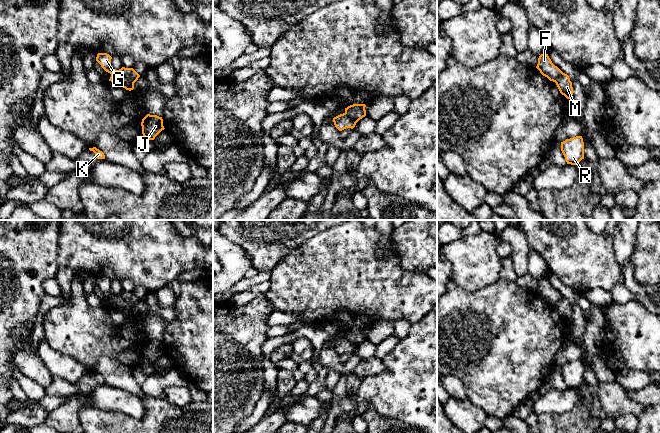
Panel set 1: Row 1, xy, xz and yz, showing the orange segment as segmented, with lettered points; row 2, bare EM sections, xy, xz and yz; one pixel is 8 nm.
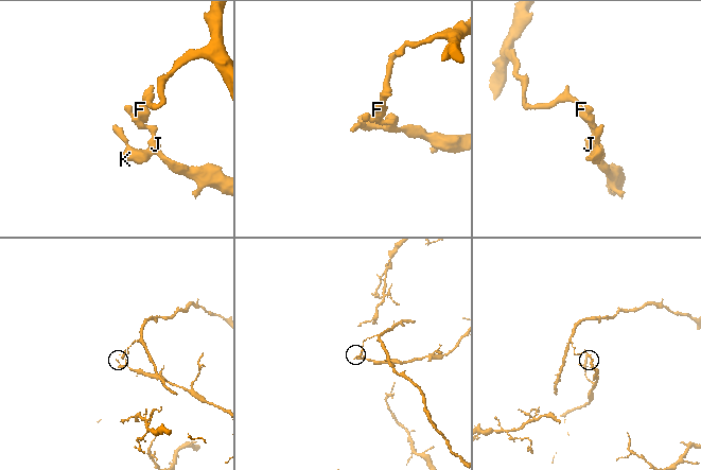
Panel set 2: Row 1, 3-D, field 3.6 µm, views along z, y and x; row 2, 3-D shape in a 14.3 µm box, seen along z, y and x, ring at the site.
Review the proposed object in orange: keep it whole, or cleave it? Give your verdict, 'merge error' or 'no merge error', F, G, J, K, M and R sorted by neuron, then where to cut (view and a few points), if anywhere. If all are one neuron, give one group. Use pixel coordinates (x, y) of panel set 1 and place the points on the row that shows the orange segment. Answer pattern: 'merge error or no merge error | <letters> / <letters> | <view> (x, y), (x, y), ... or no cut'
merge error | F / G J K M R | xy (119, 69), (133, 84)

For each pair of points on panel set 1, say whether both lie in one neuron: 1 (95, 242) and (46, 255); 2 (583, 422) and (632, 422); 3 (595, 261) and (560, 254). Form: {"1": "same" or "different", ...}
{"1": "different", "2": "different", "3": "same"}

